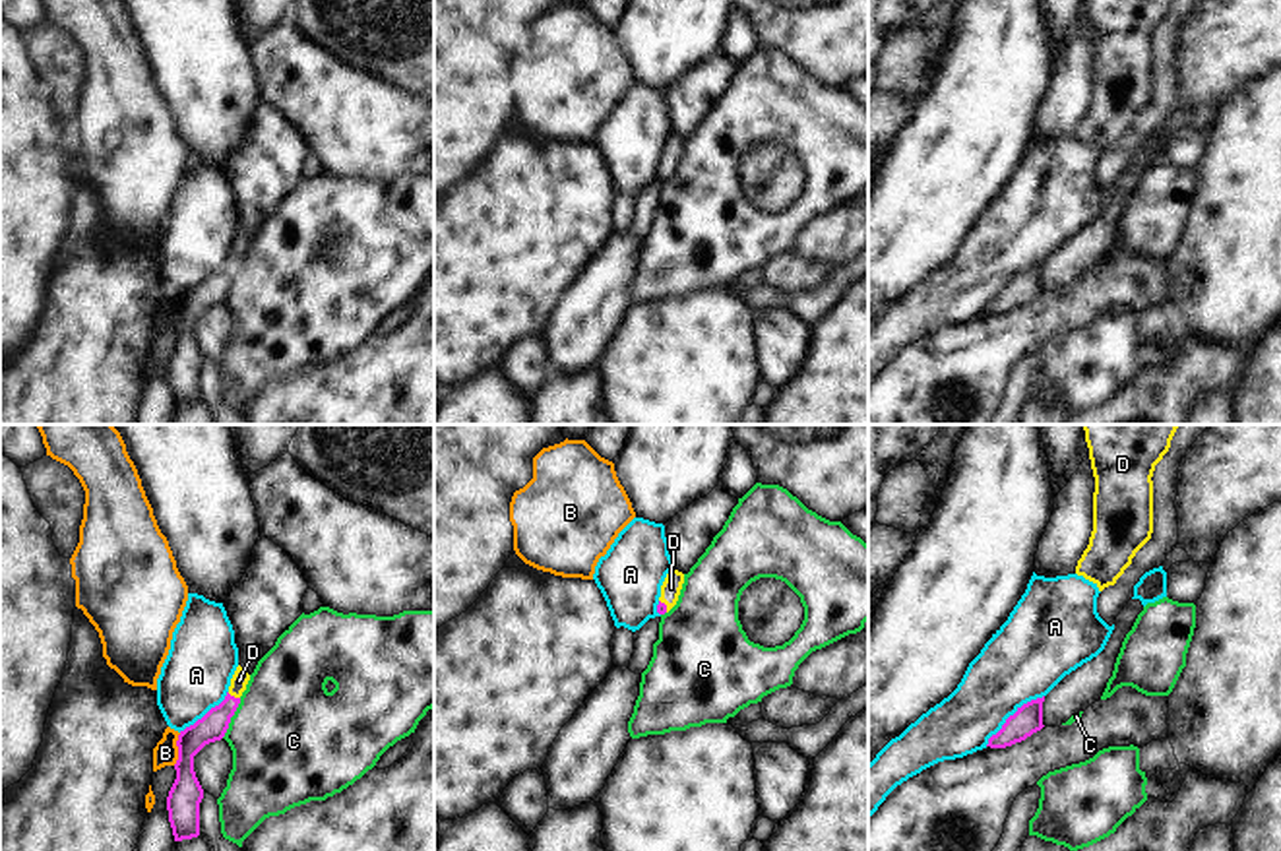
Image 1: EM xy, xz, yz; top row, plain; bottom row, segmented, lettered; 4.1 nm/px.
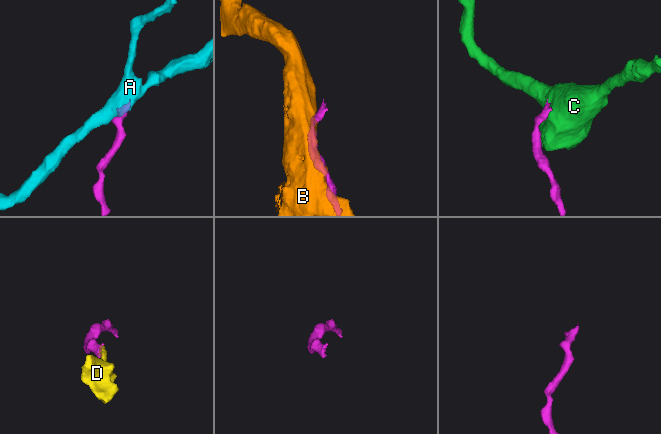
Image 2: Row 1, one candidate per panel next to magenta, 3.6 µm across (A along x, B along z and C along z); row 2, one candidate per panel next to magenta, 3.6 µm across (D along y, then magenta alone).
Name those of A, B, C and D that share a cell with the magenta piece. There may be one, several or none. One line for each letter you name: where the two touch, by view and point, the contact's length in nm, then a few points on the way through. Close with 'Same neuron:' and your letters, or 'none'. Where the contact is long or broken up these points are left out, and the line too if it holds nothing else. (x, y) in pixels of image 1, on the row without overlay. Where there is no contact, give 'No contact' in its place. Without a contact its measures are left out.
D: Touches magenta at xy (233, 262). Shared border 60 nm. Path across: xy (212, 293), (233, 262), (239, 247)
Same neuron: D

